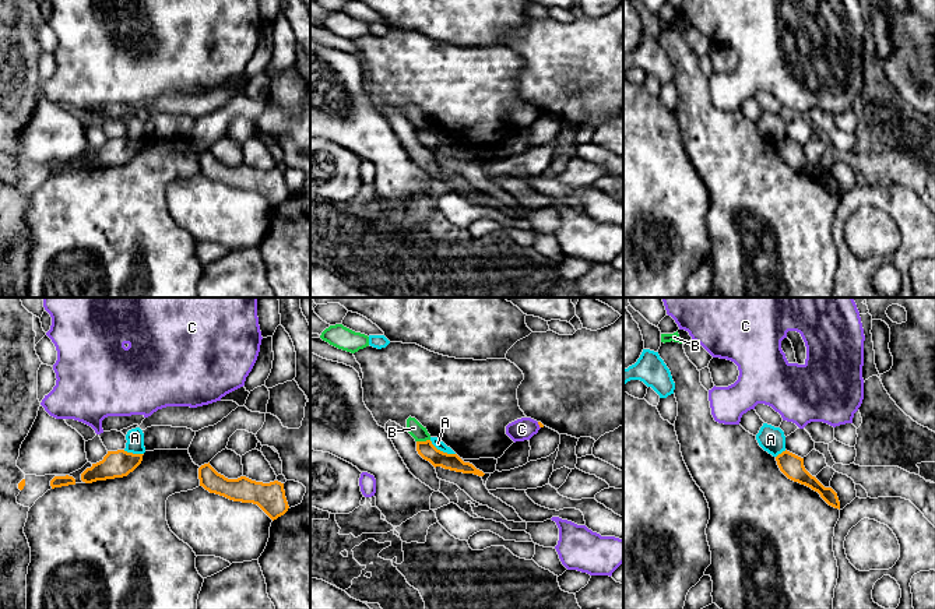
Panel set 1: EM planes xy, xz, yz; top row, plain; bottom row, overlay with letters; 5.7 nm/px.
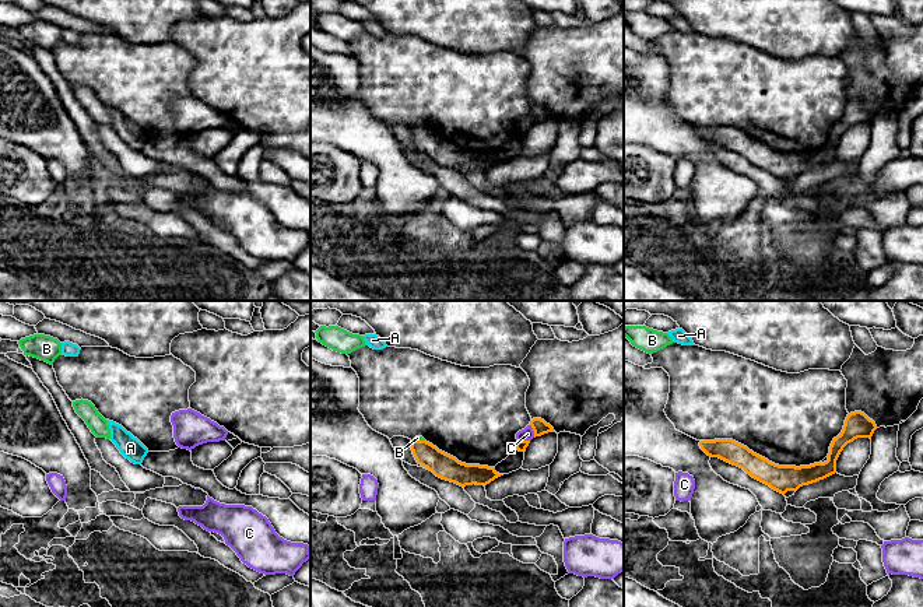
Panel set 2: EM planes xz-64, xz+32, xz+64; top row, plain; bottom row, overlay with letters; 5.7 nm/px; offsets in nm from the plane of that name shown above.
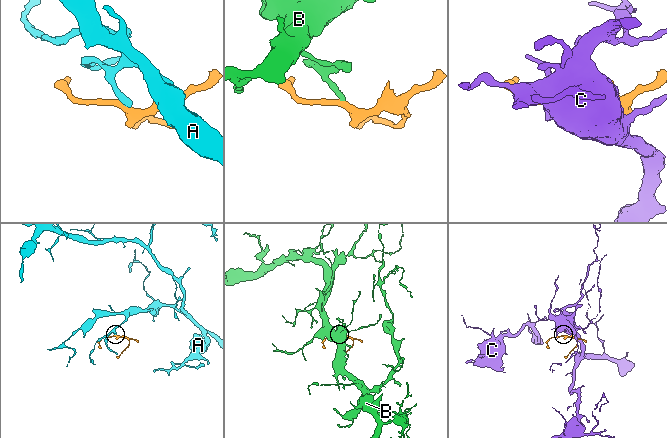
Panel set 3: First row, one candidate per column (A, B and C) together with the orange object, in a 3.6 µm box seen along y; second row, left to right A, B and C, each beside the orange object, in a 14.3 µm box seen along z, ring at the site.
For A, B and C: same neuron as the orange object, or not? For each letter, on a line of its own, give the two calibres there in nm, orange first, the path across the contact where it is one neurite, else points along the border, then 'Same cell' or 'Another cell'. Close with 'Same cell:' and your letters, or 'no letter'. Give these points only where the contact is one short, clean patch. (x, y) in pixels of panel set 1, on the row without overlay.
A: Thickness 100 nm (orange) against 60 nm. Boundary: xz (429, 127), (438, 136), (454, 141). Another cell
B: Thickness 100 nm (orange) against 90 nm. Boundary: xz (429, 126), (417, 129). Another cell
C: Thickness 20 nm (orange) against 130 nm. Boundary: xz (537, 109), (540, 115). Another cell
Same cell: no letter

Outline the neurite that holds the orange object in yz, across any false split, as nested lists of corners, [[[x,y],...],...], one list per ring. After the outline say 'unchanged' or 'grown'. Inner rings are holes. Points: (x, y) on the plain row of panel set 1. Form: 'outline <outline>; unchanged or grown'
outline [[[783,138],[776,144],[780,158],[791,168],[798,169],[818,179],[820,184],[832,194],[840,197],[837,180],[832,175],[825,175],[815,163],[812,163],[804,154],[804,145]]]; unchanged

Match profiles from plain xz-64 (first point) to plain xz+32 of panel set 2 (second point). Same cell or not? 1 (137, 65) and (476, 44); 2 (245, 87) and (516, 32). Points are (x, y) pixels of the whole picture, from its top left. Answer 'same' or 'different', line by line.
1: different
2: different

